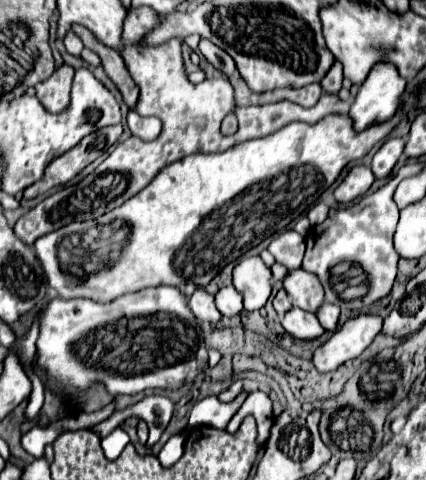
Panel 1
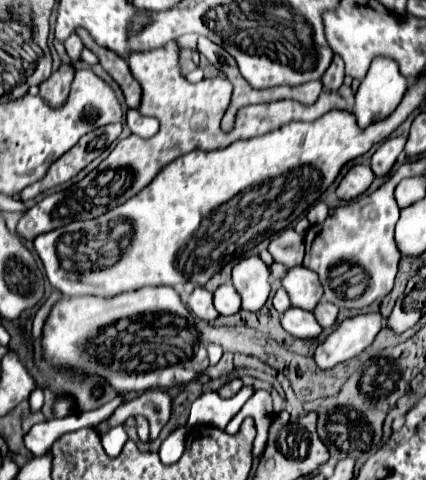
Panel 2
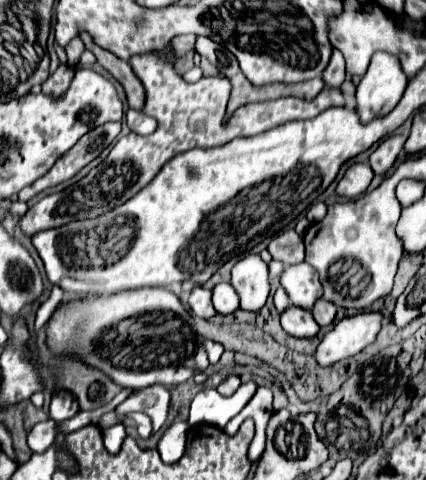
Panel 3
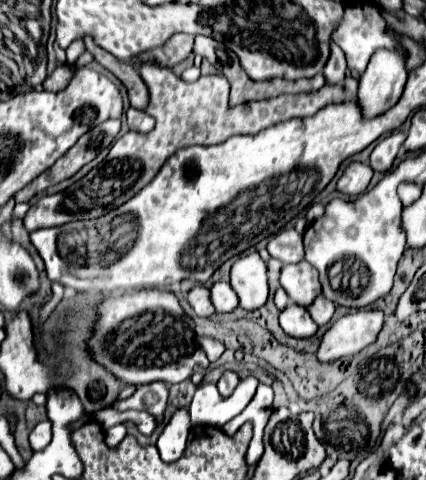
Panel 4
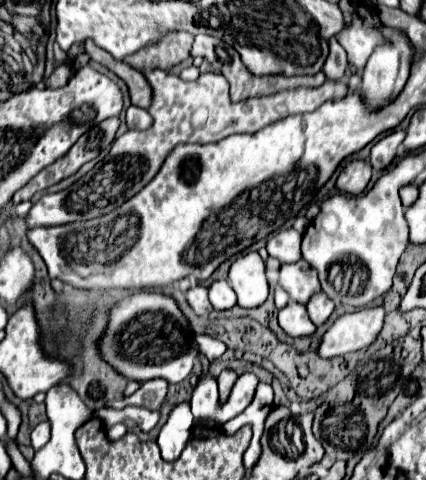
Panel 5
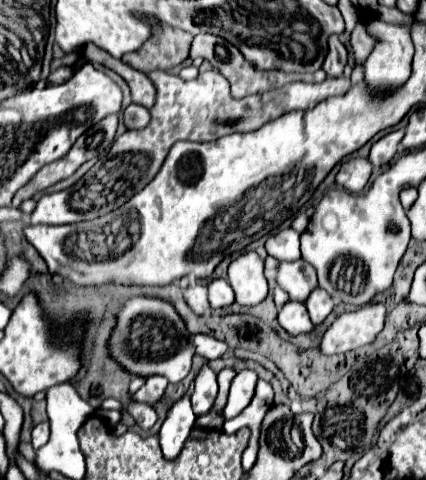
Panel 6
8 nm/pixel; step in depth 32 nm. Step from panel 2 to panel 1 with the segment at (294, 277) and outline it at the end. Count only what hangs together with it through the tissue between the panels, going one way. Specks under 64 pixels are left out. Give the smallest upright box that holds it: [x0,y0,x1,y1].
[284,268,324,312]

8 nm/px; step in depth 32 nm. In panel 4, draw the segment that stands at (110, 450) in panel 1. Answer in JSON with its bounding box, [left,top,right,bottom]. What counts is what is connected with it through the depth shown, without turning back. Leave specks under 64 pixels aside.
[106,424,126,448]

